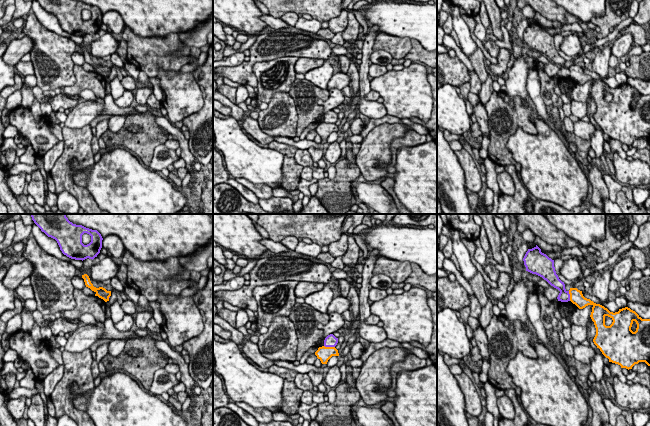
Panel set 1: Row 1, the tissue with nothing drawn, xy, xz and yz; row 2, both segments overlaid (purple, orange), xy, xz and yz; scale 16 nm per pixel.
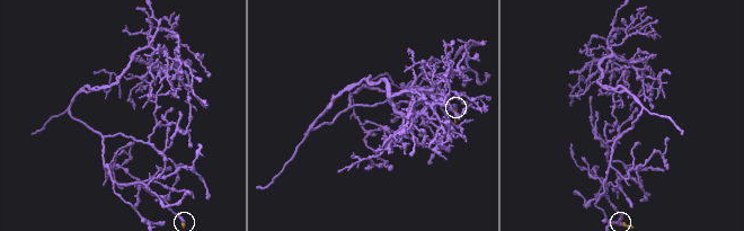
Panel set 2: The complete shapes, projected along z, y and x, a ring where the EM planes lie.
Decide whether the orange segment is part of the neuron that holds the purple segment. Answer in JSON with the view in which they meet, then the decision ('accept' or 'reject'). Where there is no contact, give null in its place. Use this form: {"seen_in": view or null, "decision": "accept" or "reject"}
{"seen_in": "xz", "decision": "reject"}

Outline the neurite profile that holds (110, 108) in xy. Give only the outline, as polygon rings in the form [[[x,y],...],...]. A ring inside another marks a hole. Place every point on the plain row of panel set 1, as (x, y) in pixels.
[[[105,94],[104,98],[104,109],[99,116],[104,115],[137,115],[141,114],[142,112],[137,111],[133,106],[121,108],[115,104],[114,99],[111,94]]]

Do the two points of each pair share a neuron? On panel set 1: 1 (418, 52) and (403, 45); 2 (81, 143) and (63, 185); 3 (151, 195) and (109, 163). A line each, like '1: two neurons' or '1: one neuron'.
1: two neurons
2: one neuron
3: one neuron

